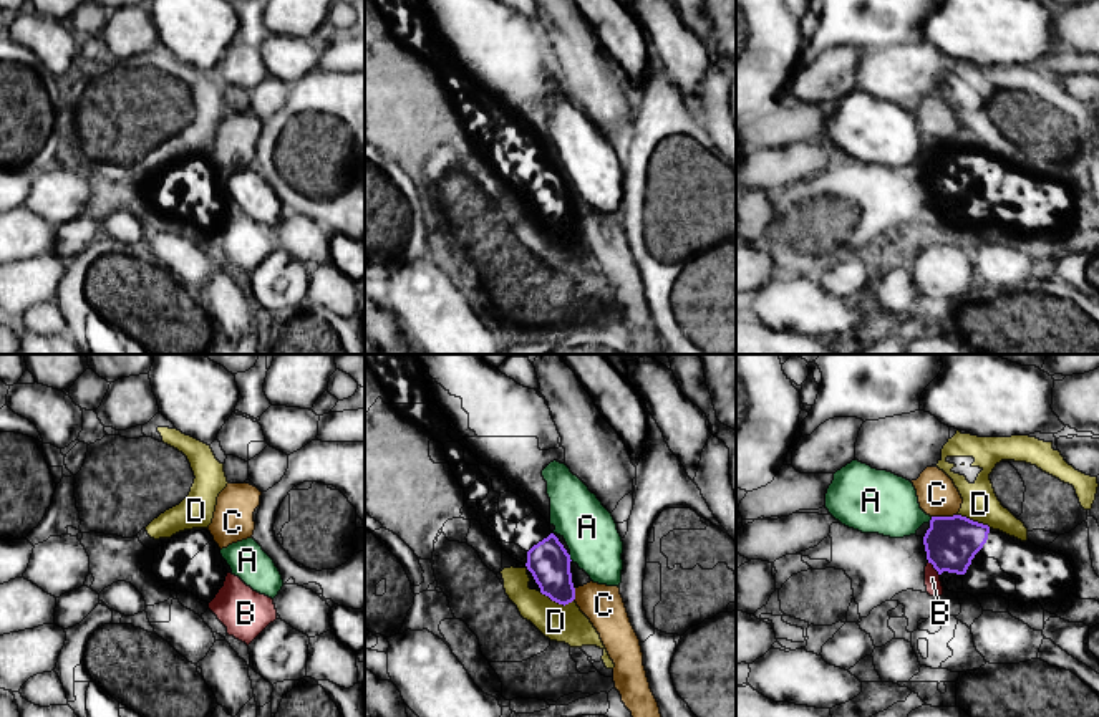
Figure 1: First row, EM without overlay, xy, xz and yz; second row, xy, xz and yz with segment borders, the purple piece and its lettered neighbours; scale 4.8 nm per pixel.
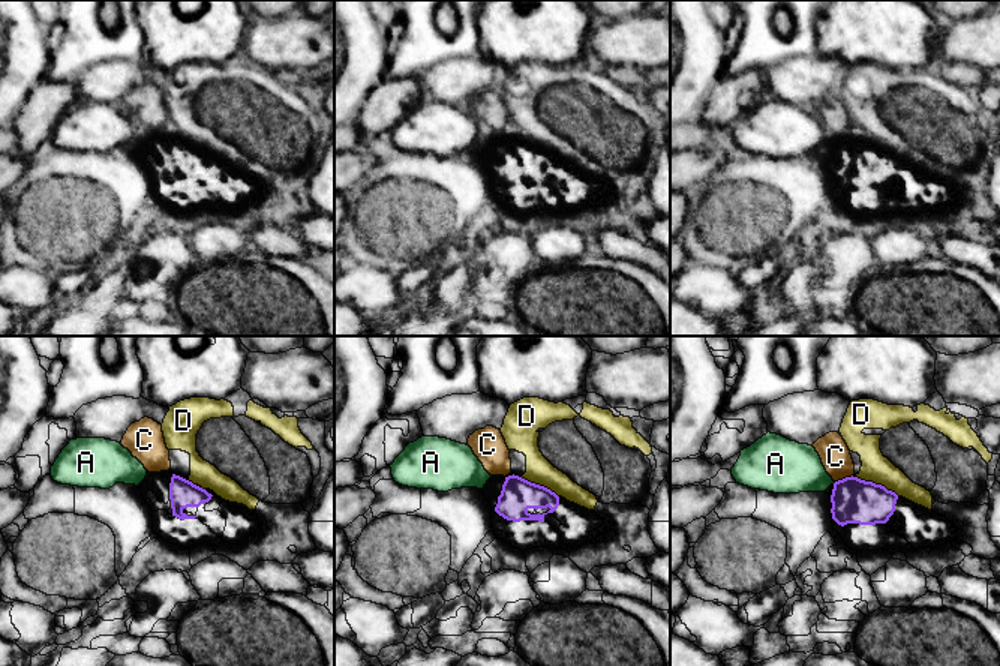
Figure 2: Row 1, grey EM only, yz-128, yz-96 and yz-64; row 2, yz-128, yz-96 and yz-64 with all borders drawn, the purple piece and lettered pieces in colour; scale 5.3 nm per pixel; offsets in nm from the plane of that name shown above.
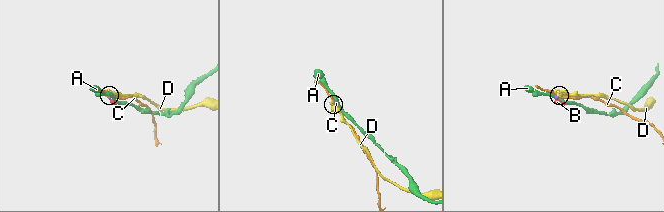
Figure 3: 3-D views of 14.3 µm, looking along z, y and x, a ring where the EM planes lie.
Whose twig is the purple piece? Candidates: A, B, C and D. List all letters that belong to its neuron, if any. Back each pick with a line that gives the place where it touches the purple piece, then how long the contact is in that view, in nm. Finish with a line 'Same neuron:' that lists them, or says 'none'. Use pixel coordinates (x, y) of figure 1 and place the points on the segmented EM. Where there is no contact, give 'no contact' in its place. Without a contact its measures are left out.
Same neuron: none

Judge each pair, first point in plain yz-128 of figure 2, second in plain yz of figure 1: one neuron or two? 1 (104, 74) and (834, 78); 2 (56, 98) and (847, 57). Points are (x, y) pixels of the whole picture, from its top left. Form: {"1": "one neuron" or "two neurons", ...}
{"1": "two neurons", "2": "one neuron"}

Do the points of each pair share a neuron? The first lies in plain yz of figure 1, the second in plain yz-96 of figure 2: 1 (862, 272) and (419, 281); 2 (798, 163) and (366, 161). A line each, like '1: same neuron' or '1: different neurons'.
1: same neuron
2: same neuron

